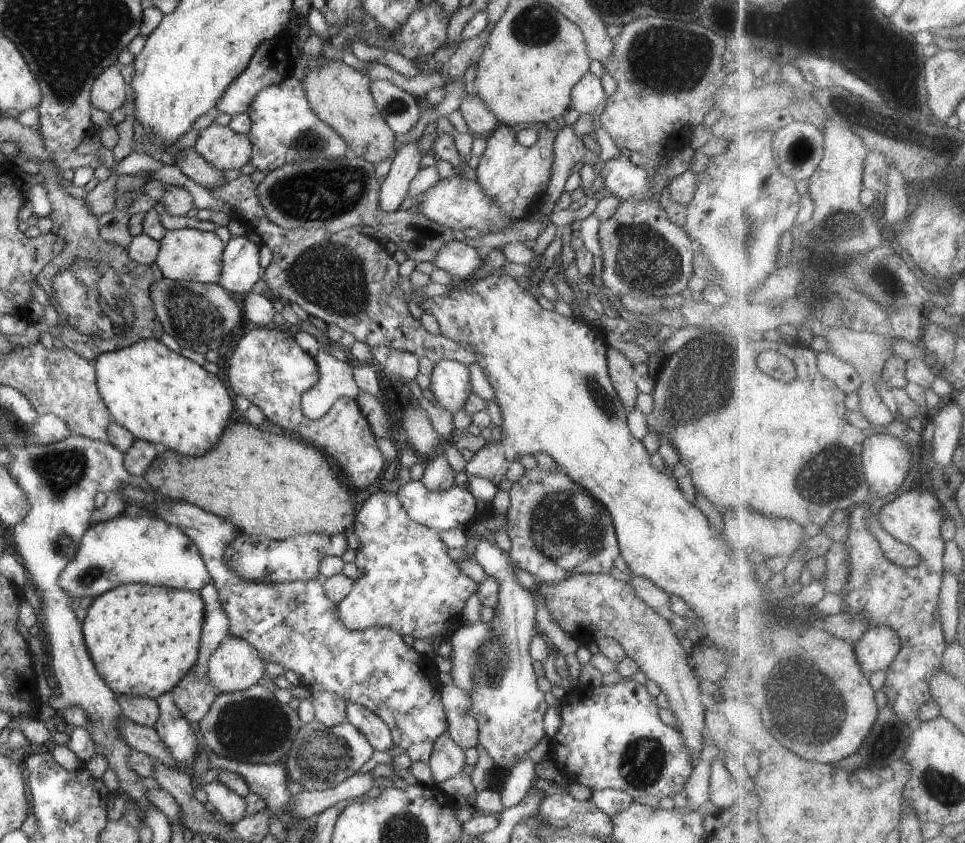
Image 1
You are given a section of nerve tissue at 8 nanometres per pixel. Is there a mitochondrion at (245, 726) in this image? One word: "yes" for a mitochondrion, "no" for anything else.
yes

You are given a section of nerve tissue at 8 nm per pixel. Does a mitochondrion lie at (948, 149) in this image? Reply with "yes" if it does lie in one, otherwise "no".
yes

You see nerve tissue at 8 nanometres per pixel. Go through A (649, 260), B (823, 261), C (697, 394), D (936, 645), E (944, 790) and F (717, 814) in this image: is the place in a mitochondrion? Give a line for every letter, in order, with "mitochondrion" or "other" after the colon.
A: mitochondrion
B: mitochondrion
C: mitochondrion
D: other
E: mitochondrion
F: other

